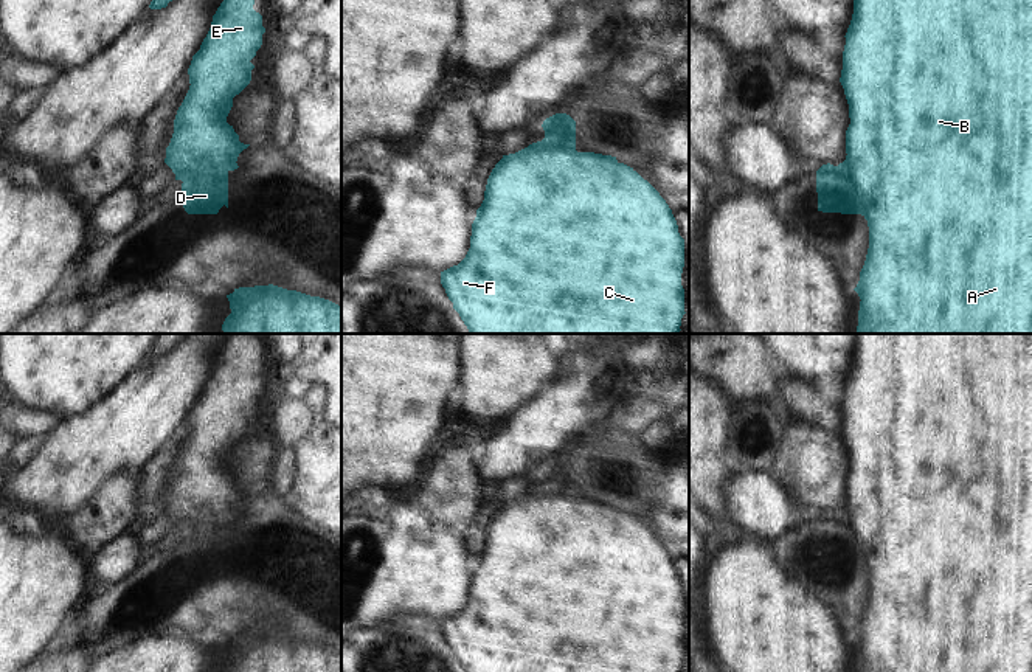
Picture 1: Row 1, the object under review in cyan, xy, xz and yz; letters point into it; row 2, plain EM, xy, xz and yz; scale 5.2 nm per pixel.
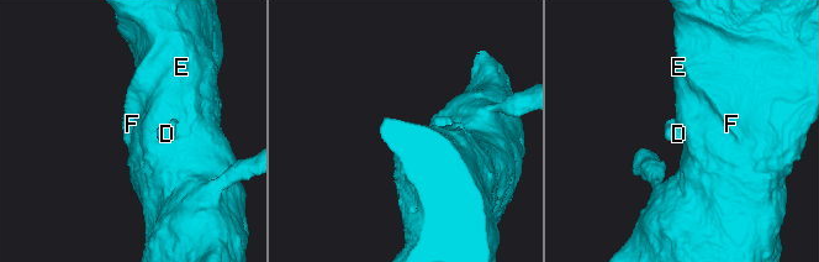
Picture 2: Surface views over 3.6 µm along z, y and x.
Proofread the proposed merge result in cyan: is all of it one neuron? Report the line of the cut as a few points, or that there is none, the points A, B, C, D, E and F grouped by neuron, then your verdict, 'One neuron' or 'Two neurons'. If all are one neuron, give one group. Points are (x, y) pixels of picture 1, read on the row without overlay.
No split. Groups: A B C D E F. One neuron

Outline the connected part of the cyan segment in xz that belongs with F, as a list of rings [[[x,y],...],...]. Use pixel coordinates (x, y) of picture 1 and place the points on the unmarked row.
[[[556,461],[542,475],[542,489],[495,512],[466,605],[441,619],[441,632],[464,672],[681,672],[684,587],[666,548],[616,504],[577,500],[570,462]]]

